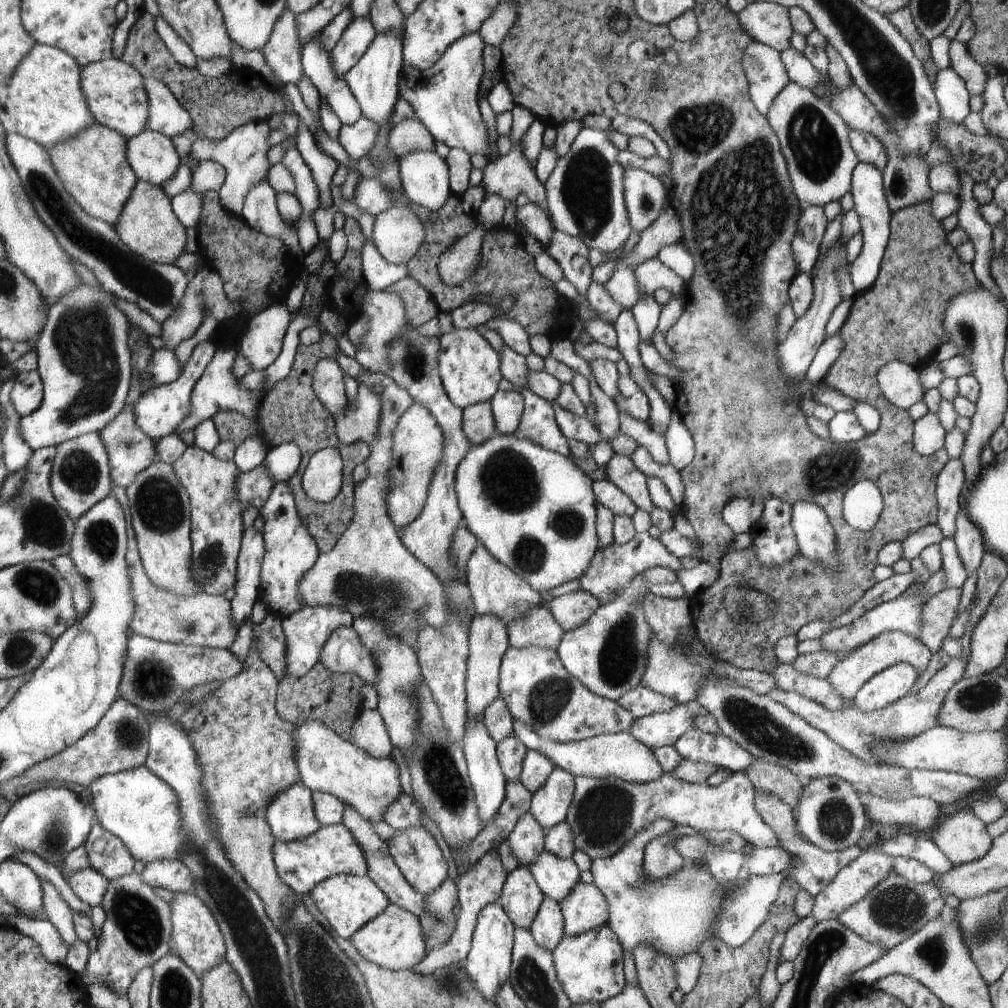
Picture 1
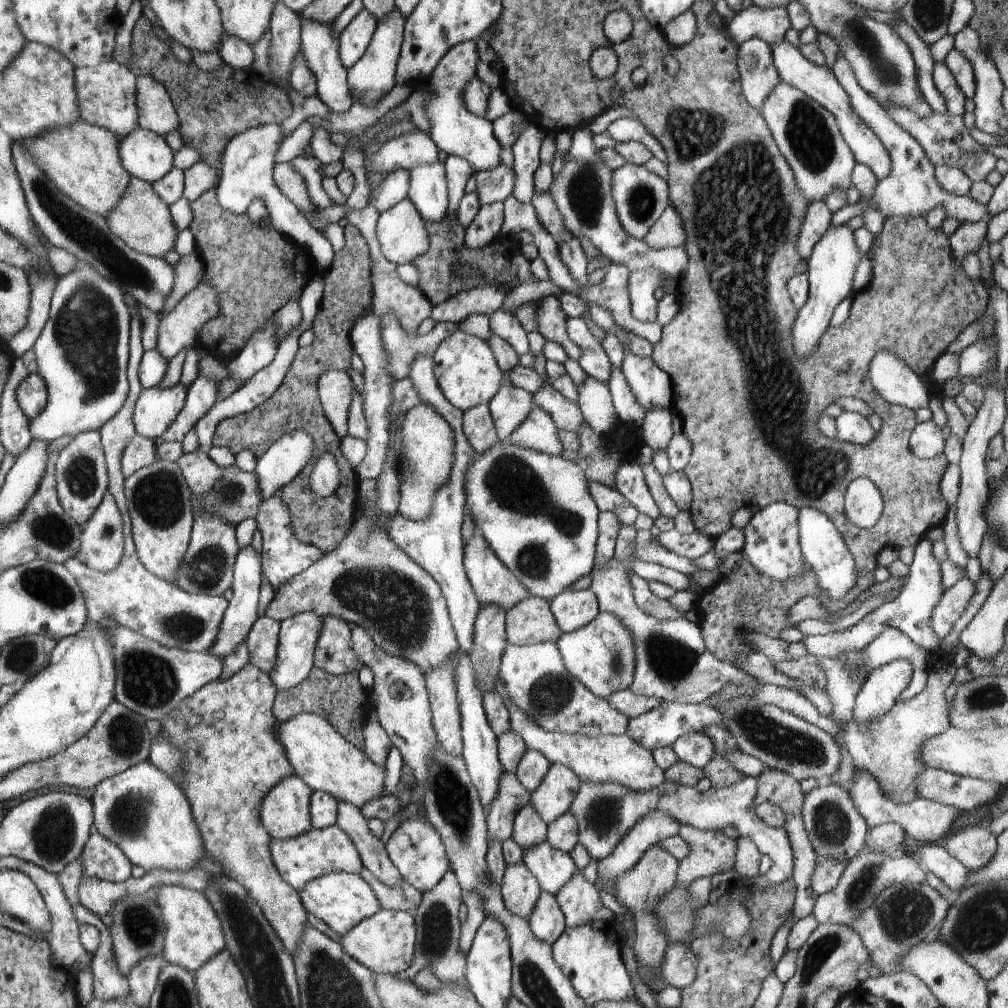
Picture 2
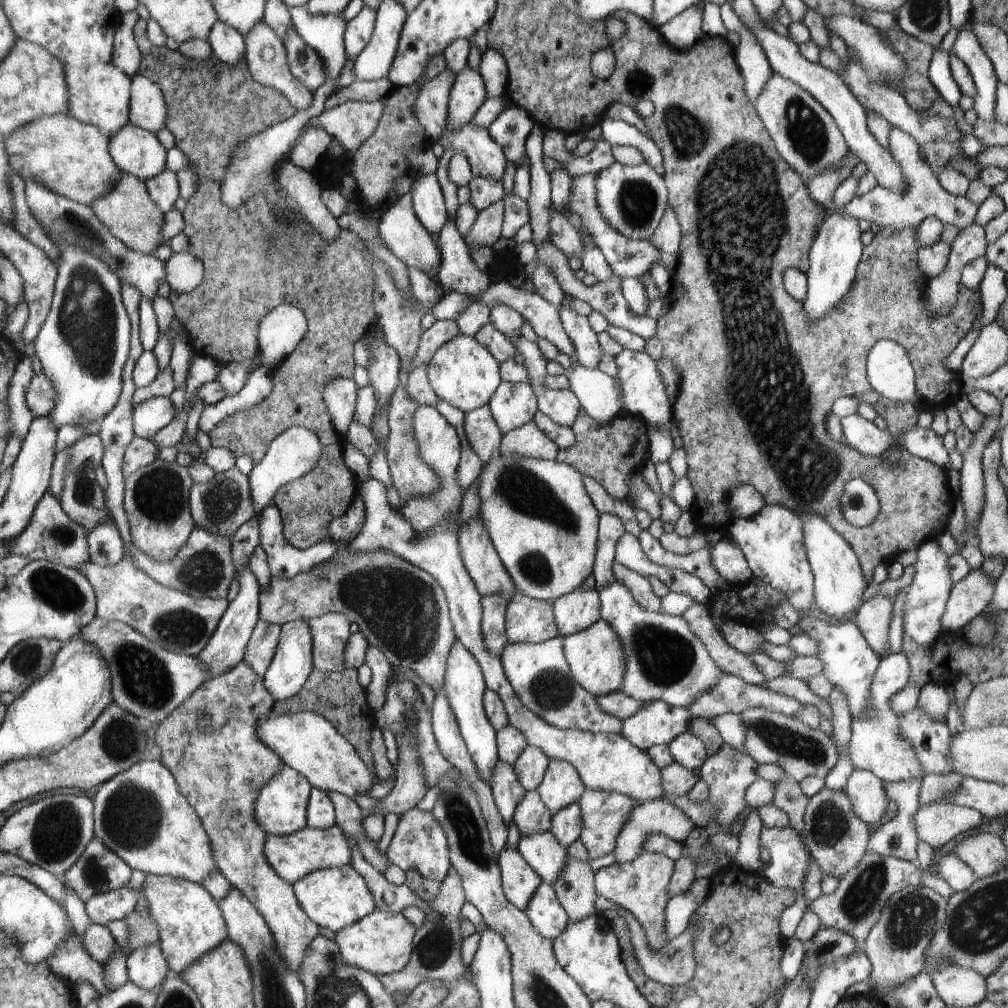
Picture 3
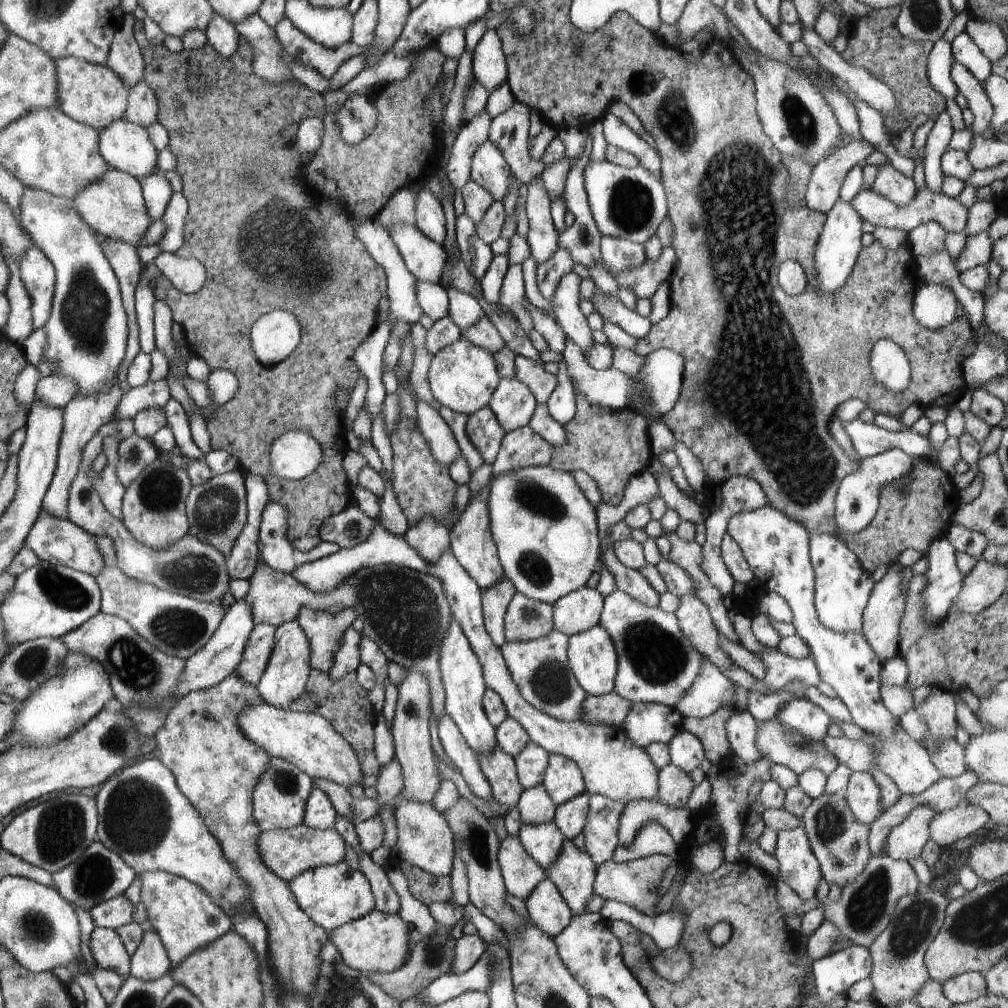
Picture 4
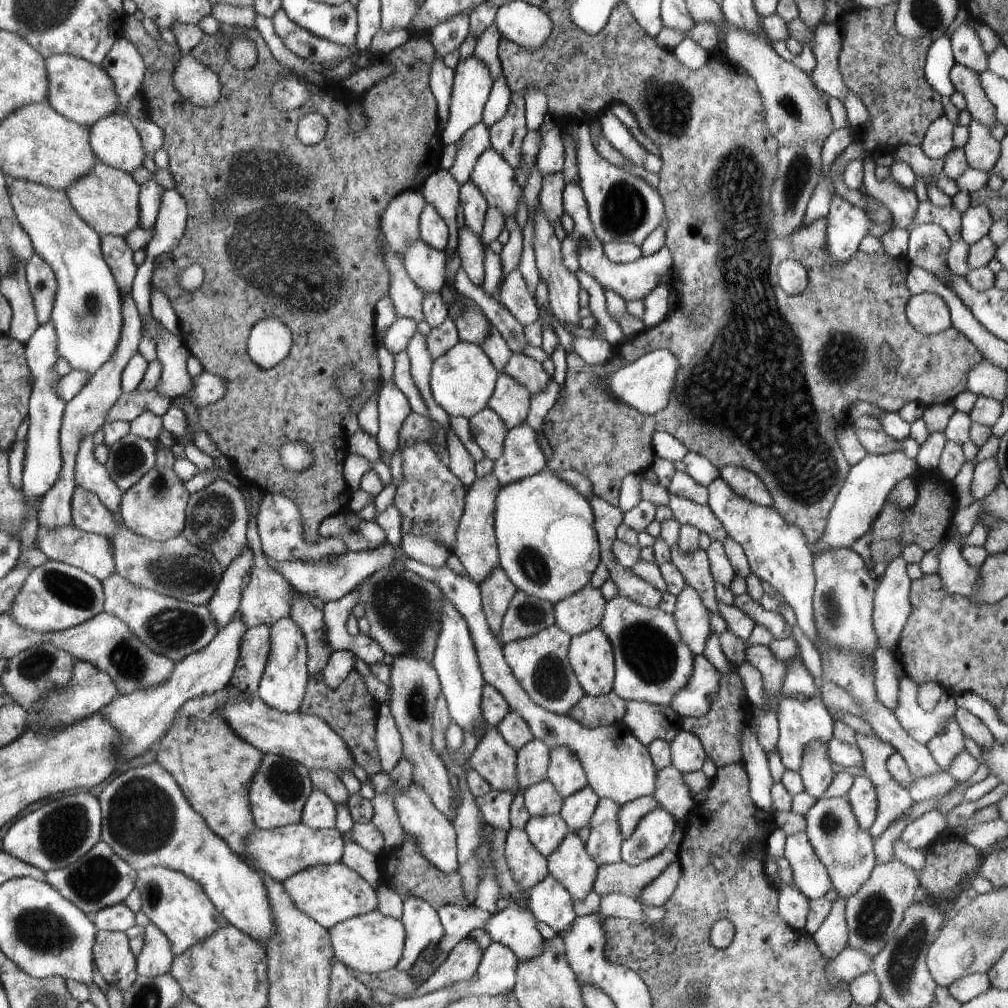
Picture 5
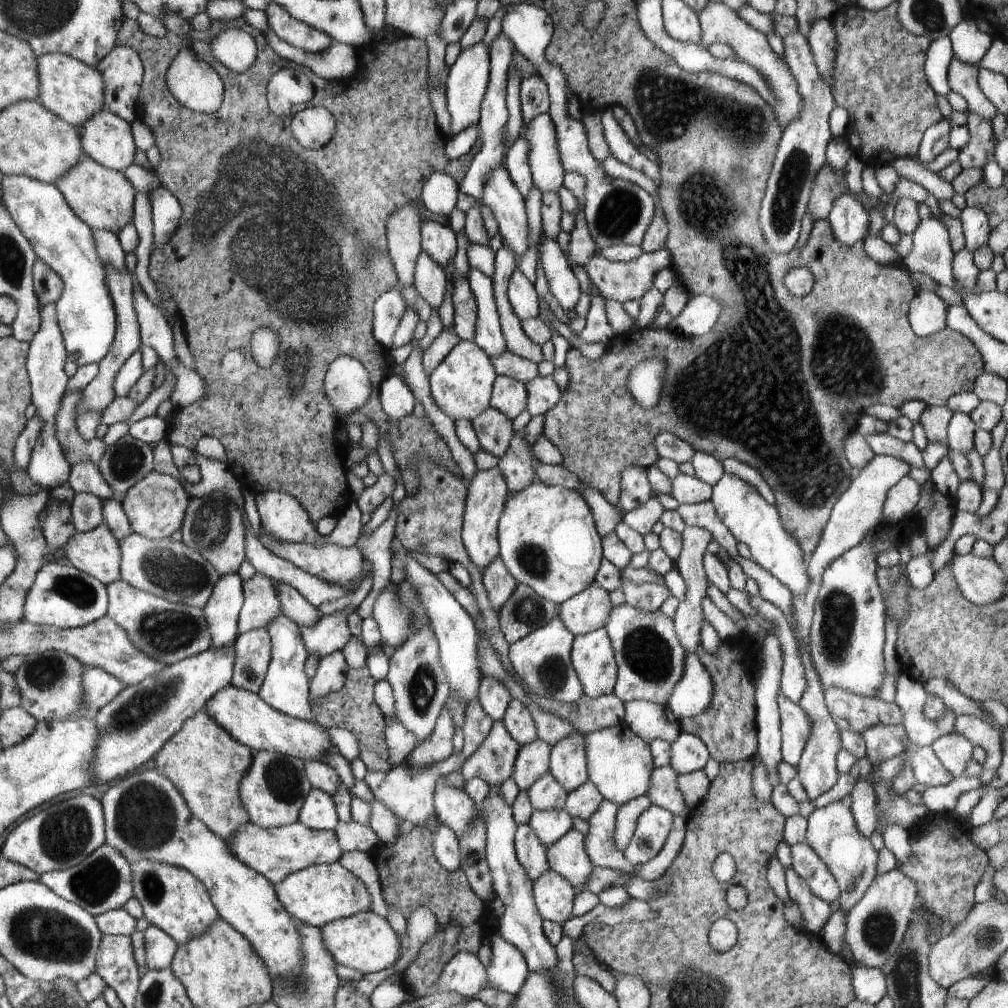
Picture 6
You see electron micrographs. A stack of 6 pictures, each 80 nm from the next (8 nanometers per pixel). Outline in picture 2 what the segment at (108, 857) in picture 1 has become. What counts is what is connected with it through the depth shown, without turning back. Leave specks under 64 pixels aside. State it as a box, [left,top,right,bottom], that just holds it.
[79,830,133,883]

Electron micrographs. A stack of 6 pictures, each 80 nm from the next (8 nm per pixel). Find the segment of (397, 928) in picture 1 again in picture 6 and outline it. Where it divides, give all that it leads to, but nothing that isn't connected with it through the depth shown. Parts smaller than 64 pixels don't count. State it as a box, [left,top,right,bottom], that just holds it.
[319,911,401,975]

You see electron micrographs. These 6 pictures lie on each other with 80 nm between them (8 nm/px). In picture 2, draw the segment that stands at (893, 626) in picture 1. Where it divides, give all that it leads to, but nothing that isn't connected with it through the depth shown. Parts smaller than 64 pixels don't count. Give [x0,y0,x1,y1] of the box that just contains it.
[801,540,942,659]

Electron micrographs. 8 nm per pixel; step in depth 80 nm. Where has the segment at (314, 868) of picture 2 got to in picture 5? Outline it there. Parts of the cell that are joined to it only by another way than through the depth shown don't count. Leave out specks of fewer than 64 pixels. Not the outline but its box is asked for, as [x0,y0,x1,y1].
[244,822,345,883]

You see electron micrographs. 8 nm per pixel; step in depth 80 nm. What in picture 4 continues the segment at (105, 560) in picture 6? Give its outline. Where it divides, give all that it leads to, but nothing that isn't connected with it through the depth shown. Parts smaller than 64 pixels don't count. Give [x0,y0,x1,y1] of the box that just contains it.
[24,512,109,576]

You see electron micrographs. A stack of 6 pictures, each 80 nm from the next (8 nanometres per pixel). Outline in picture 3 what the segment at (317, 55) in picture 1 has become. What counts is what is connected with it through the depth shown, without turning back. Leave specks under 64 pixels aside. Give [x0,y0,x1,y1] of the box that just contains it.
[288,6,347,84]

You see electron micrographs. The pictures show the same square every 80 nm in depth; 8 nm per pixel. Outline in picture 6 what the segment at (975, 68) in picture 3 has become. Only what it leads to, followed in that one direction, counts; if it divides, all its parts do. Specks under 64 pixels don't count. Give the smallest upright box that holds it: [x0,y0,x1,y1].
[948,18,993,70]

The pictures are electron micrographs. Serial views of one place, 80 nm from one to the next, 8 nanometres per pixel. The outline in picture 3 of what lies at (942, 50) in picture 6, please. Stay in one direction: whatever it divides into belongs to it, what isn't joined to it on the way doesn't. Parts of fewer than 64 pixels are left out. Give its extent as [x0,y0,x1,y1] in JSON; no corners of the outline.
[928,50,964,108]

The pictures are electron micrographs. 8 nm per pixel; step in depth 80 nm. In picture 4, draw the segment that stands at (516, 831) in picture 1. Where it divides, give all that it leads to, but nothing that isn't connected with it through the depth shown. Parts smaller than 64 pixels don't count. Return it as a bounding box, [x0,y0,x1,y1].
[517,784,556,826]

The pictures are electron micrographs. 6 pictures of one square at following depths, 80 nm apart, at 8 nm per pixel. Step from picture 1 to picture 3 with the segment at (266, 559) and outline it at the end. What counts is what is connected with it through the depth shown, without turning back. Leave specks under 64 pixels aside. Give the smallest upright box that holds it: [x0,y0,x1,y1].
[258,504,337,578]

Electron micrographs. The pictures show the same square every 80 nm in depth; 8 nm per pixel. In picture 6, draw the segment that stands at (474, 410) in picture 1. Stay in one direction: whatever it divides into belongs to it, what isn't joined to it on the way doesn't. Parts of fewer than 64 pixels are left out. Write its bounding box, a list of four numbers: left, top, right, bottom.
[472,406,515,459]

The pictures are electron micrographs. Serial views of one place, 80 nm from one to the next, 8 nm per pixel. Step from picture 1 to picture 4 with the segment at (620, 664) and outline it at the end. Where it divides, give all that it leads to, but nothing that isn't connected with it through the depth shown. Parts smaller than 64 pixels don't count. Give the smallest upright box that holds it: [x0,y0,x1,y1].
[567,624,618,696]

